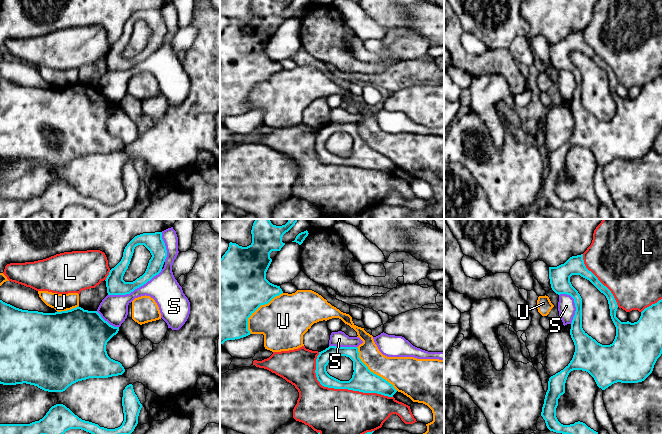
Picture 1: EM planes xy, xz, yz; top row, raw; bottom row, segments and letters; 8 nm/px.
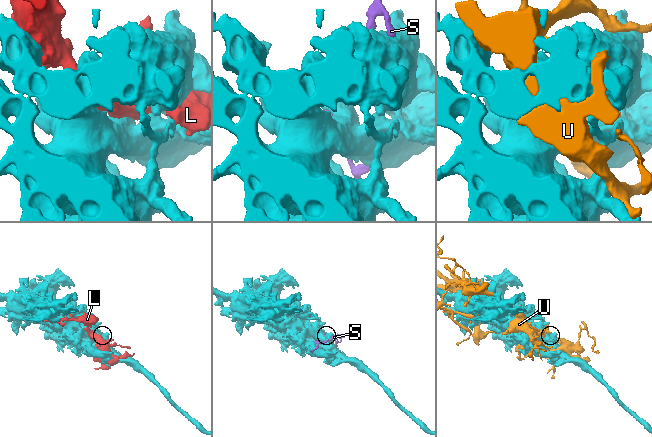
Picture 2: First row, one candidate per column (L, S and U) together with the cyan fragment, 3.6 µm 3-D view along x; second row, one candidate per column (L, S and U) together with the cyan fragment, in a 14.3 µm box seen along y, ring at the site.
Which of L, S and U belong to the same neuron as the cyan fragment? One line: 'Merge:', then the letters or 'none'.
Merge: none

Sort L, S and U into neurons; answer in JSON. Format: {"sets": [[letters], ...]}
{"sets": [["L"], ["S"], ["U"]]}

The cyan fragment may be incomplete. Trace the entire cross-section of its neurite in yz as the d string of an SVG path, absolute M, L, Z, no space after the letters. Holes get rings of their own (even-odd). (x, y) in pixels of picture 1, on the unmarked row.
M583 30L572 32L557 43L549 43L549 55L556 70L567 70L574 75L576 87L570 111L575 128L570 139L549 154L541 192L550 207L576 212L582 219L599 219L598 208L585 199L578 197L563 201L556 193L558 175L565 169L567 153L573 146L586 147L602 166L617 158L644 157L662 130L662 75L645 84L637 98L621 98L616 93L618 81L613 70L586 44ZM572 51L589 56L606 72L610 92L616 103L612 120L602 121L583 106L582 74L570 58Z

